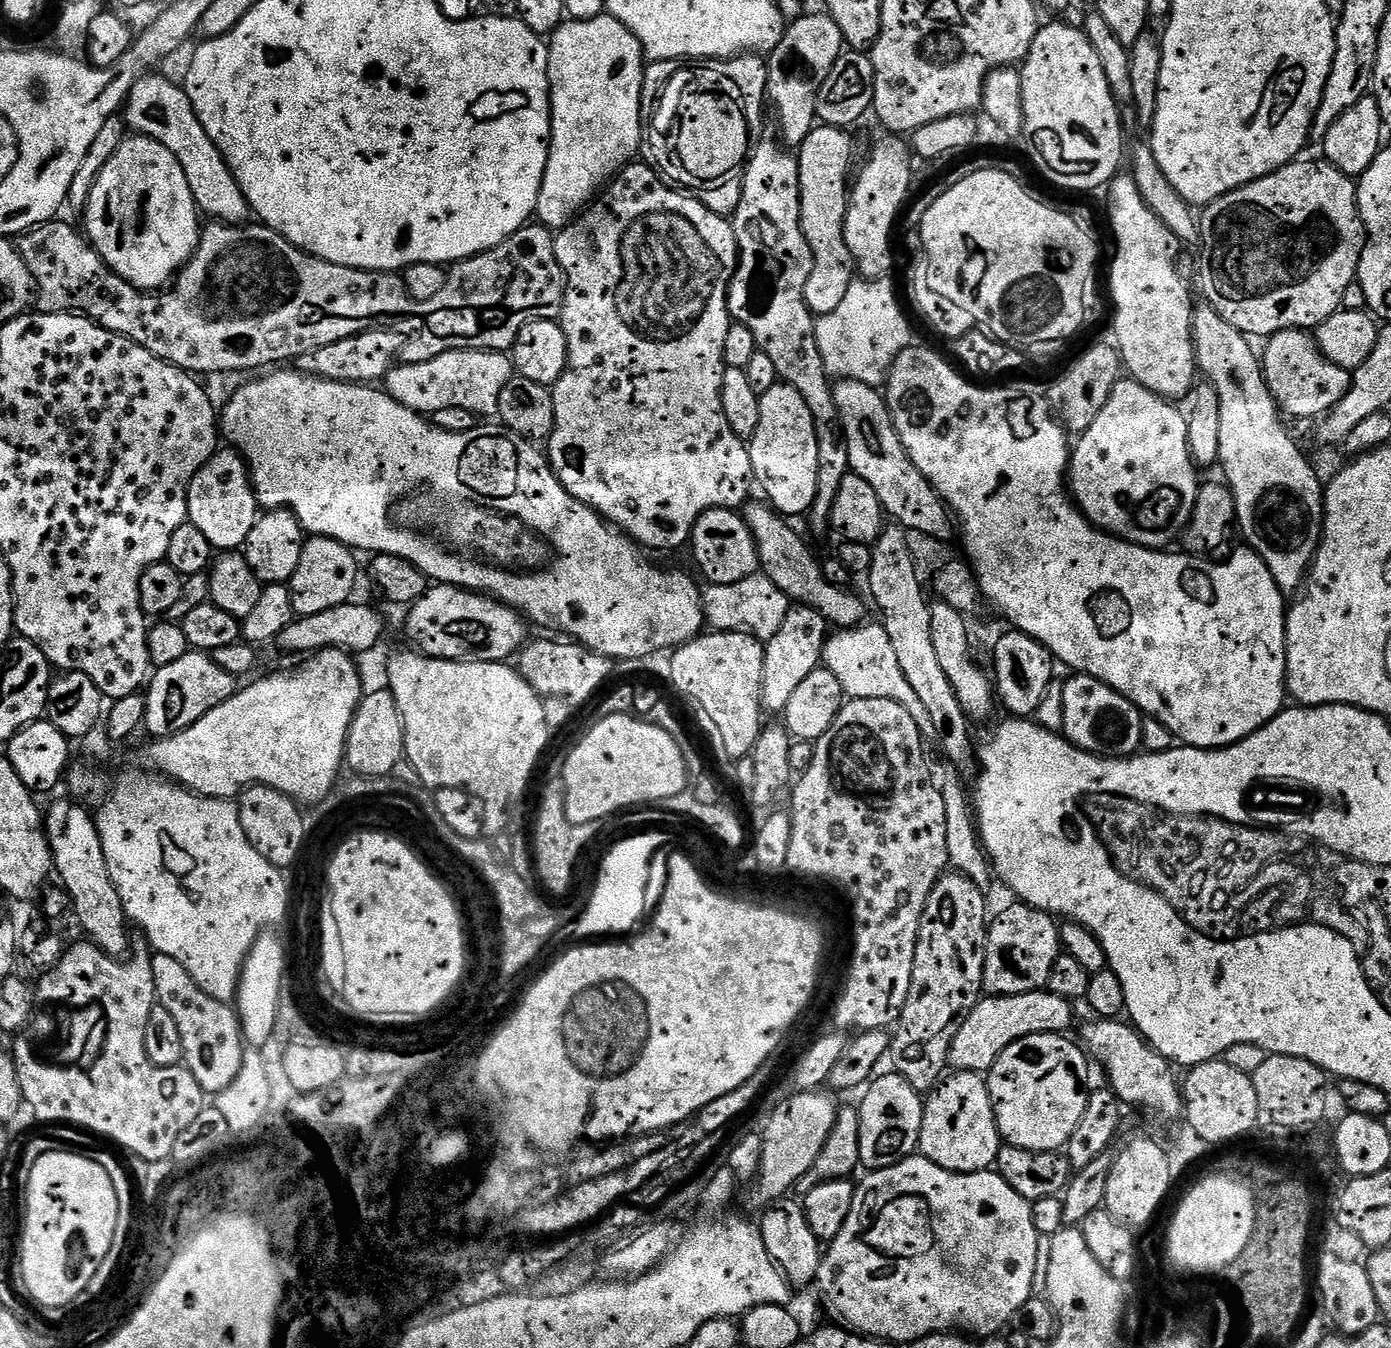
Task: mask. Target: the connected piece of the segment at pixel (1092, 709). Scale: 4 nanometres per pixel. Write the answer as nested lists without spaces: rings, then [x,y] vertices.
[[[1072,674],[1069,677],[1064,684],[1064,739],[1094,756],[1137,755],[1142,748],[1142,726],[1146,719],[1138,705],[1092,676]]]

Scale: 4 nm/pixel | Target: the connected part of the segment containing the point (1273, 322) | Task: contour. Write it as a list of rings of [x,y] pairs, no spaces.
[[[1293,162],[1284,165],[1283,168],[1264,176],[1261,180],[1253,180],[1251,184],[1245,184],[1242,188],[1236,188],[1228,192],[1219,200],[1212,201],[1203,209],[1203,218],[1199,221],[1199,235],[1204,244],[1204,253],[1200,256],[1200,288],[1204,291],[1207,303],[1230,326],[1234,326],[1245,336],[1255,338],[1264,336],[1271,338],[1278,332],[1289,330],[1315,330],[1320,323],[1329,320],[1335,312],[1341,311],[1346,290],[1357,279],[1360,271],[1360,259],[1364,253],[1366,243],[1366,225],[1360,217],[1360,207],[1356,205],[1357,181],[1344,172],[1340,172],[1335,165],[1329,162],[1322,164],[1300,164]]]

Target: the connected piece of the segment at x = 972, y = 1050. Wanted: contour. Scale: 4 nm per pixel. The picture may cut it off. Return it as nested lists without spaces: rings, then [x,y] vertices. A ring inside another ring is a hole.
[[[1041,990],[1041,992],[1016,992],[1013,996],[1008,995],[985,995],[974,1006],[974,1010],[968,1015],[966,1022],[962,1022],[948,1055],[949,1065],[953,1069],[984,1072],[991,1069],[992,1063],[1000,1057],[1002,1050],[1006,1050],[1006,1046],[1010,1046],[1030,1034],[1038,1034],[1039,1032],[1059,1032],[1064,1034],[1069,1031],[1067,1028],[1072,1024],[1072,1008],[1067,1004],[1069,1001],[1065,997],[1057,996],[1055,992],[1047,990]]]

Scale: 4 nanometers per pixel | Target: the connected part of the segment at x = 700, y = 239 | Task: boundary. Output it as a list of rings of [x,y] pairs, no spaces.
[[[633,162],[620,171],[620,175],[607,185],[606,191],[591,207],[581,212],[556,236],[556,257],[570,289],[564,293],[564,311],[558,317],[568,339],[569,354],[568,371],[560,375],[560,380],[551,389],[556,424],[546,441],[546,455],[552,471],[575,500],[599,512],[609,524],[627,534],[637,545],[645,549],[680,548],[683,544],[685,547],[692,539],[698,518],[707,508],[739,509],[749,503],[748,491],[754,488],[748,444],[734,434],[734,430],[730,430],[730,422],[726,422],[726,414],[722,410],[722,378],[726,367],[724,351],[726,330],[730,323],[728,285],[732,283],[732,274],[738,263],[732,225],[725,217],[711,212],[695,195],[669,186],[655,169],[644,162]]]

